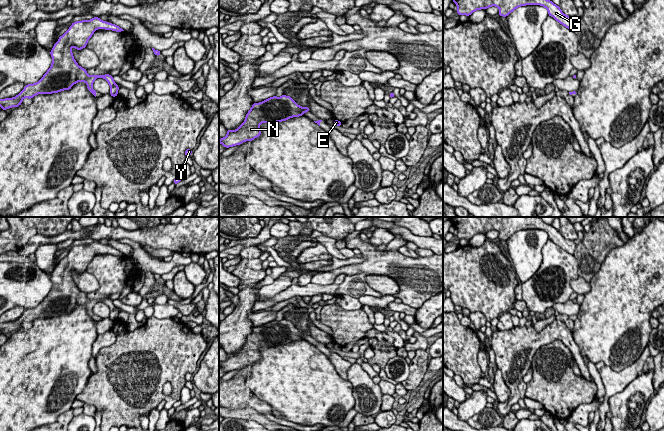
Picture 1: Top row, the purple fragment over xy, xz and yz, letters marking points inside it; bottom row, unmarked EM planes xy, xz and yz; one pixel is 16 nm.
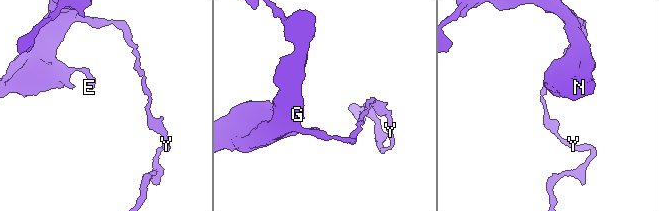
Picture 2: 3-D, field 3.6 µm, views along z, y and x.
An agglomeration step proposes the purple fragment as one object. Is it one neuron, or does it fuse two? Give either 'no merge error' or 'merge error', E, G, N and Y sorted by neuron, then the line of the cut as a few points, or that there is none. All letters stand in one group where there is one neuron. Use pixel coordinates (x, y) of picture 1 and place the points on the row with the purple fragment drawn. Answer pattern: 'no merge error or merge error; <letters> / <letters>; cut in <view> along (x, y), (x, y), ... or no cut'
no merge error; E G N Y; no cut

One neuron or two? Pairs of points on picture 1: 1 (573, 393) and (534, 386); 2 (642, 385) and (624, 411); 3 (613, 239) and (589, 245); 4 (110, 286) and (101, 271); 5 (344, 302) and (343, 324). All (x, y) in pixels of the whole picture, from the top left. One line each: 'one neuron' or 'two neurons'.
1: one neuron
2: one neuron
3: one neuron
4: one neuron
5: two neurons

